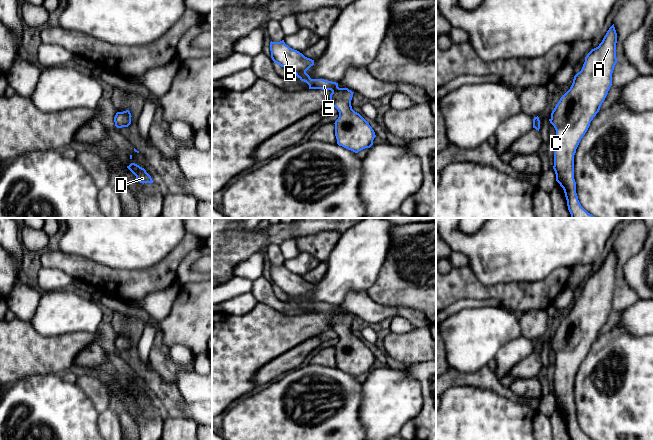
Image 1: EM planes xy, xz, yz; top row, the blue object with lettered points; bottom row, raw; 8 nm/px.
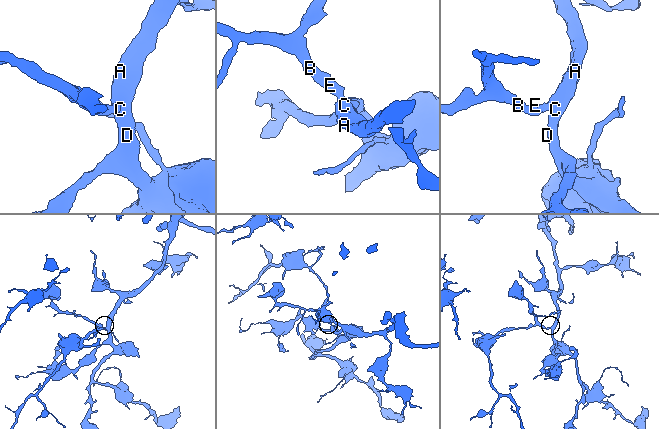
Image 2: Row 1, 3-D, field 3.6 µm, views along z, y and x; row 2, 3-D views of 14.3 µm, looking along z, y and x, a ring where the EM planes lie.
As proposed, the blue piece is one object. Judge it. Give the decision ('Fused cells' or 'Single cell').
Single cell

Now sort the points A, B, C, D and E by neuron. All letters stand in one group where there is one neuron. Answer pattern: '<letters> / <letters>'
A B C D E

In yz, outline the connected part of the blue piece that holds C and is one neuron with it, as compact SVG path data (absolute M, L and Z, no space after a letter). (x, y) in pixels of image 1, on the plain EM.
M613 248L599 270L587 278L581 295L574 300L570 313L560 322L549 343L556 354L553 393L556 398L556 405L564 414L571 440L593 440L581 430L578 424L574 403L574 379L612 310L612 297L618 285L616 282L616 267L617 257Z

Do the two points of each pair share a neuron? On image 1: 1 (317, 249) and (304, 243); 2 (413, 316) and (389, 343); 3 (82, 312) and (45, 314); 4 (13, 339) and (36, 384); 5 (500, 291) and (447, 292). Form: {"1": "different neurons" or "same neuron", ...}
{"1": "same neuron", "2": "different neurons", "3": "same neuron", "4": "different neurons", "5": "same neuron"}

